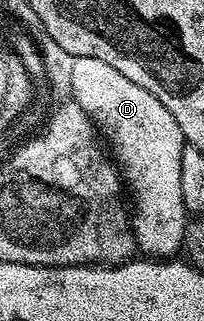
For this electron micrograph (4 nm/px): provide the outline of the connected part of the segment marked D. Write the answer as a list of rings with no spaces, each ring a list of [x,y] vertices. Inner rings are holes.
[[[75,57],[69,93],[107,142],[131,194],[131,220],[138,250],[149,259],[180,254],[185,244],[187,214],[179,188],[179,159],[183,159],[187,142],[179,123],[175,123],[175,115],[151,91],[132,83],[101,59]]]

